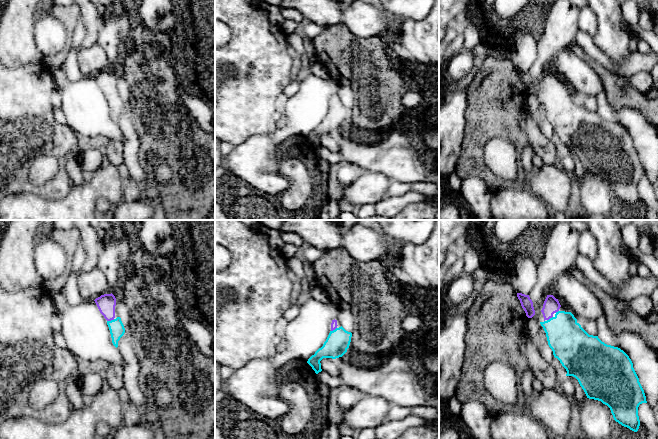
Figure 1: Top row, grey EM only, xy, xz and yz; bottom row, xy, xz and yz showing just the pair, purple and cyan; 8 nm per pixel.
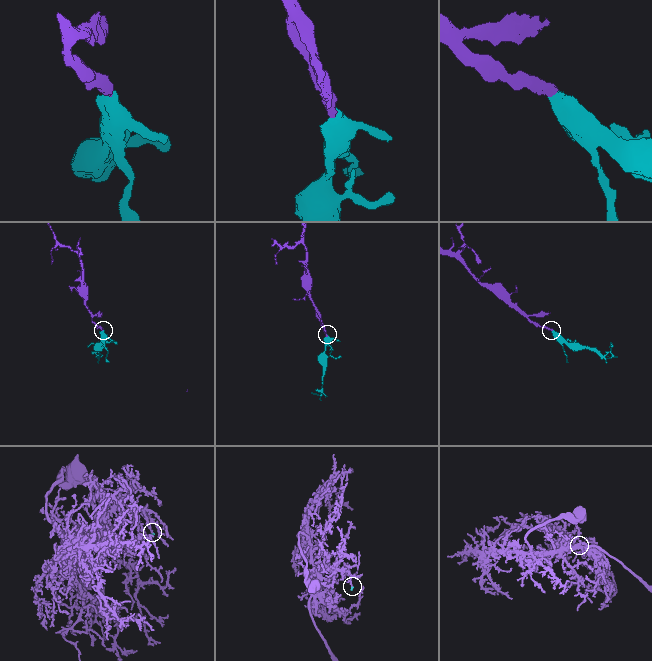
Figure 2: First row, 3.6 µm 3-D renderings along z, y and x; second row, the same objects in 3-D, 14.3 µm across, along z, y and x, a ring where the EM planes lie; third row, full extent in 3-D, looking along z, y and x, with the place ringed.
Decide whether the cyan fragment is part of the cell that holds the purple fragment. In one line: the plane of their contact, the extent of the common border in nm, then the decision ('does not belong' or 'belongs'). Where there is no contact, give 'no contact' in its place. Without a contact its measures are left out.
contact in xy; length 70 nm; belongs

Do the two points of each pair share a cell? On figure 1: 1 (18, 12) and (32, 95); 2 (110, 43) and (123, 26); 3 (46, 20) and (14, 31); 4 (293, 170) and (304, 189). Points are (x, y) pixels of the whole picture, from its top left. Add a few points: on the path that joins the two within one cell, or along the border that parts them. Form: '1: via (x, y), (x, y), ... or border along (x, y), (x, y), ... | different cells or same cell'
1: border along (42, 62), (24, 63), (10, 68) | different cells
2: via (111, 39), (119, 30) | same cell
3: border along (40, 10), (35, 21), (36, 47) | different cells
4: via (298, 175), (301, 179), (301, 184) | same cell

